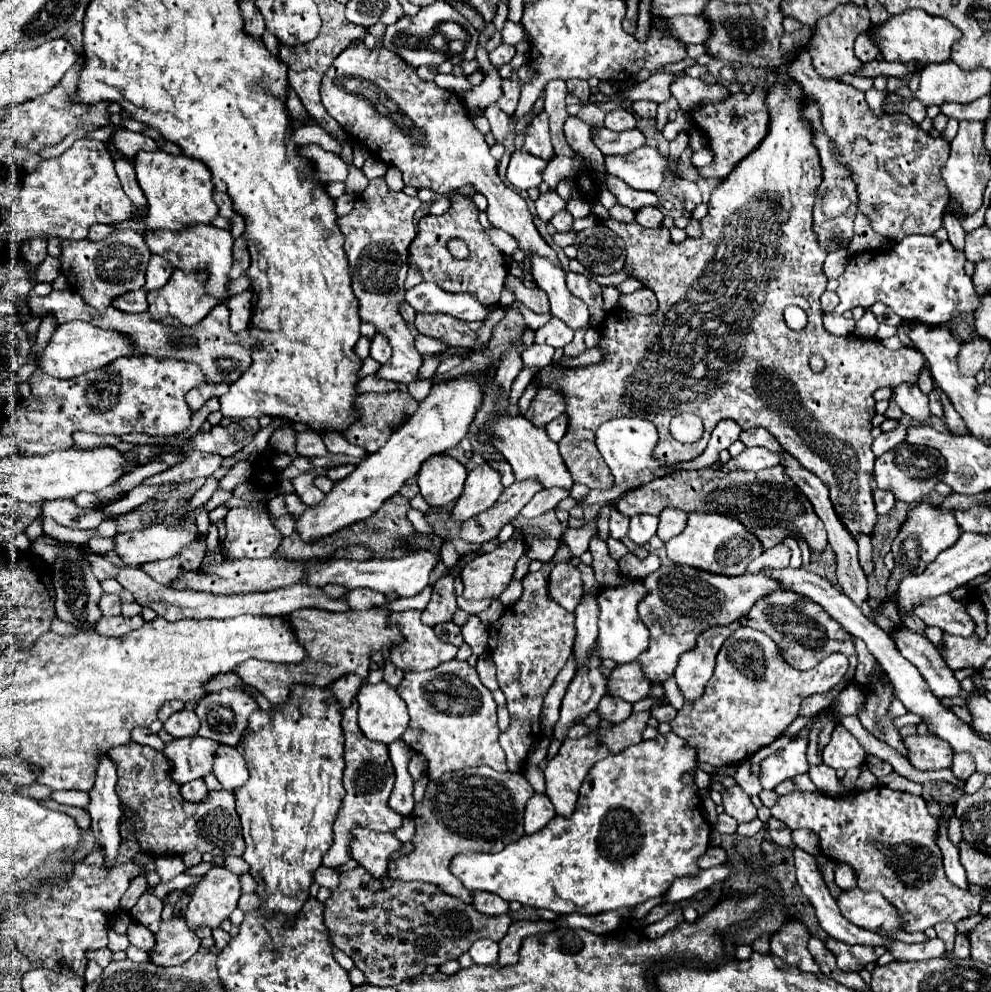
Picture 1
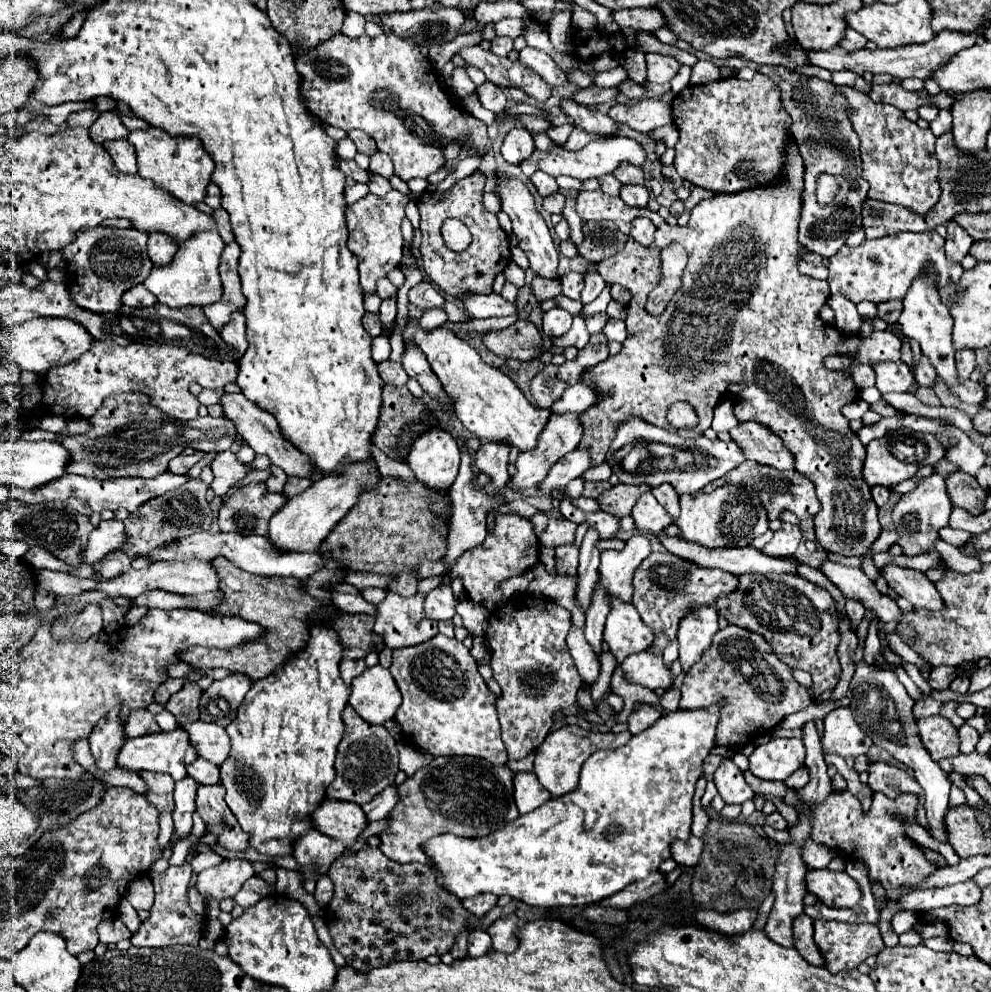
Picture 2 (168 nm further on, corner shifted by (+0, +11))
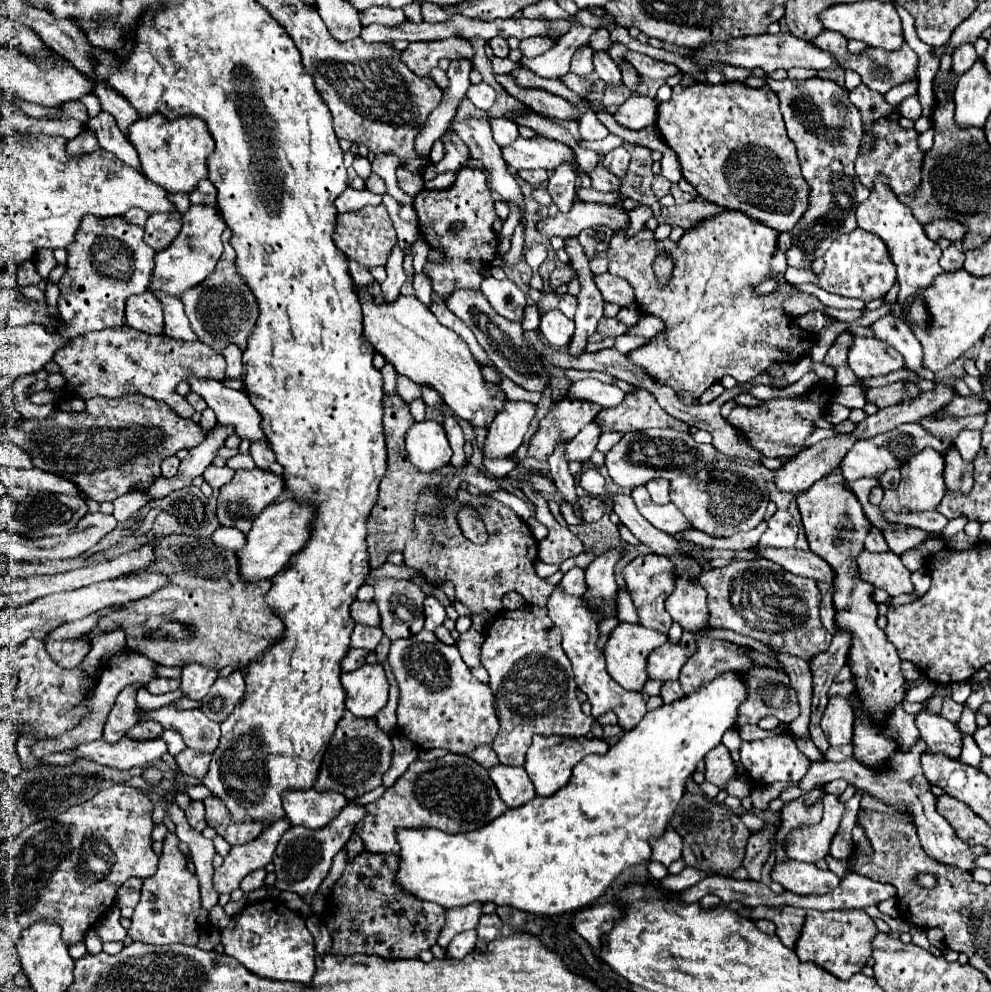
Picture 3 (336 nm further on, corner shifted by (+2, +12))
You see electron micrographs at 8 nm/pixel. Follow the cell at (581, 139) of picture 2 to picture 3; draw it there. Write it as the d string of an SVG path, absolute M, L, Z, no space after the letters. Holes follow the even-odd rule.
M587 108L579 122L579 134L581 134L581 140L601 140L609 134L609 130L597 120L595 110Z

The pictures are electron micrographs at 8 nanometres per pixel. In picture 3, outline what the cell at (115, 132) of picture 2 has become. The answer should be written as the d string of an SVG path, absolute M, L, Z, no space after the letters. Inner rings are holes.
M83 130L77 138L73 138L67 146L69 154L77 156L77 154L87 154L87 152L93 152L99 148L99 142L97 142L97 136L93 130Z

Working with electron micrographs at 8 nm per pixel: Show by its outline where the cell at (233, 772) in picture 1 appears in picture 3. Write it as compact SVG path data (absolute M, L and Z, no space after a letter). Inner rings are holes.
M169 704L159 710L143 712L141 718L155 720L163 728L179 732L183 736L185 746L195 752L205 752L205 754L215 752L221 738L219 724L209 720L201 710L177 710Z

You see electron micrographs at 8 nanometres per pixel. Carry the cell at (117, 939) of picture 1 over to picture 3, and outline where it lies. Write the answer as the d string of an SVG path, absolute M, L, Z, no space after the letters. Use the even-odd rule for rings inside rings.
M119 908L107 910L107 912L101 916L101 922L95 926L95 930L97 930L97 934L99 934L99 938L101 938L103 942L111 942L111 940L123 940L123 938L125 938L123 940L123 944L124 946L128 946L133 942L133 940L127 936L125 928L119 924L119 918L121 918ZM127 938L129 938L129 942L125 944L125 940L127 940Z

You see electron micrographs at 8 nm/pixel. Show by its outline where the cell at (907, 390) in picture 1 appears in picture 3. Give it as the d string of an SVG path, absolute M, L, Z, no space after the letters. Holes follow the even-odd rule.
M855 336L847 362L857 378L887 376L905 366L903 356L893 346L877 342L875 338L861 338L861 336Z

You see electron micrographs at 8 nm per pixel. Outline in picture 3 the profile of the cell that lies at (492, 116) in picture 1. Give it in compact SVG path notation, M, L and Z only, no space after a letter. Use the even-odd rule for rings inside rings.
M479 82L475 86L469 86L467 90L467 98L481 110L489 110L493 104L495 104L495 90L493 86L485 84L485 82Z

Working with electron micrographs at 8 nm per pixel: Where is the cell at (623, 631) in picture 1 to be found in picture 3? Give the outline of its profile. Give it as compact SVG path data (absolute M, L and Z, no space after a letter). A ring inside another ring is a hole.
M619 622L615 626L615 630L609 634L609 640L605 644L605 658L607 658L607 672L611 674L611 678L621 684L625 690L635 690L641 692L643 684L649 680L647 670L645 670L645 662L651 650L655 650L657 646L665 644L667 636L657 632L657 630L649 630L643 628L641 624L629 624L629 622Z

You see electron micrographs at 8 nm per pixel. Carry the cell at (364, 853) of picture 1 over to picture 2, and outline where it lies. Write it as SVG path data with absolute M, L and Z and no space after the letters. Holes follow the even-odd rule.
M333 799L319 803L319 811L315 811L311 819L315 819L317 831L347 843L347 847L351 847L367 827L367 817L359 805Z

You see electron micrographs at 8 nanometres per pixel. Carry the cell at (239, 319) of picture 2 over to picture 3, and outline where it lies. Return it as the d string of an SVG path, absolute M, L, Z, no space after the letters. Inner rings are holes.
M227 344L221 354L227 360L227 378L239 378L241 376L241 350L237 344Z

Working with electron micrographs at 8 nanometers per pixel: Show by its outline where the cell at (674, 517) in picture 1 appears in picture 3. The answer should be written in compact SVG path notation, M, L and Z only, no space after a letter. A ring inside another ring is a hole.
M655 478L653 482L649 482L647 490L655 504L669 504L669 482L665 482L663 478Z

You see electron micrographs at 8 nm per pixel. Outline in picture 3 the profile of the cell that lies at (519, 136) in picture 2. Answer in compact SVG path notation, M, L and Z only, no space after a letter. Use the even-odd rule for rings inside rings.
M493 118L491 128L493 128L493 138L501 148L513 144L519 136L519 126L507 118Z

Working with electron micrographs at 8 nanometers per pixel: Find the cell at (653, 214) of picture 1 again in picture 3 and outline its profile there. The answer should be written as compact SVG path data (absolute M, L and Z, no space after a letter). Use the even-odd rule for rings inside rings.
M597 166L595 172L589 174L591 180L593 180L593 188L599 190L599 192L613 192L613 194L619 194L619 188L621 188L621 180L613 174L609 174L603 166Z

